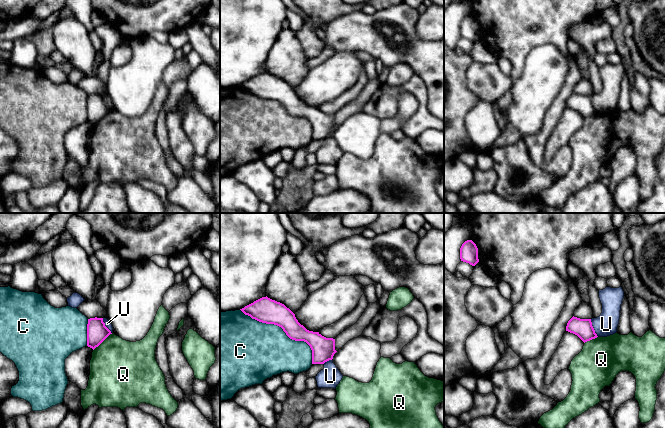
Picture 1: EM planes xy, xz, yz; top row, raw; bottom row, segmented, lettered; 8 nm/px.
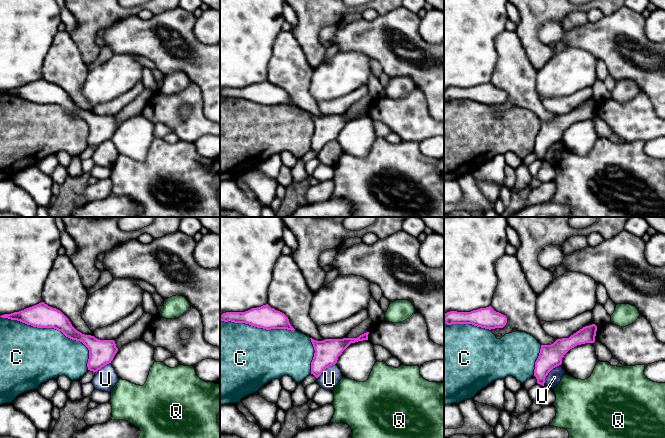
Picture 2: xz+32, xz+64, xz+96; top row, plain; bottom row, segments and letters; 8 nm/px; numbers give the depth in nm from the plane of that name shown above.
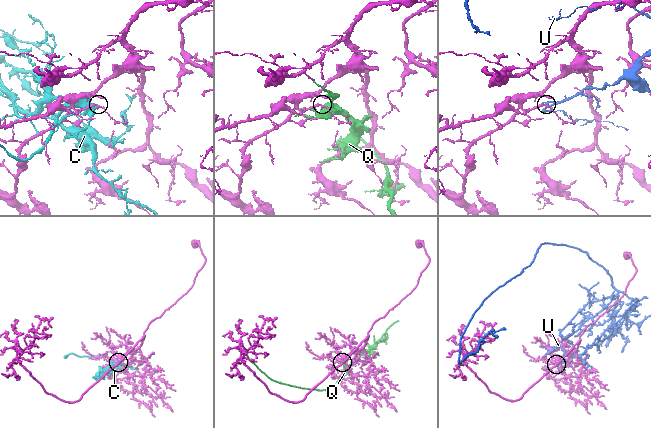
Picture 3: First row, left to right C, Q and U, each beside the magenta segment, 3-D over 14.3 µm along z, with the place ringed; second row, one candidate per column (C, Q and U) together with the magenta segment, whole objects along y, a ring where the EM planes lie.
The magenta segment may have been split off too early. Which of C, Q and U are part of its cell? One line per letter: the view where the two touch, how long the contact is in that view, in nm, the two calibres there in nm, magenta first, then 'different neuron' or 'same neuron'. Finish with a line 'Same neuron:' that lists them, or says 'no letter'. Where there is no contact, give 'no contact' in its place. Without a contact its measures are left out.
C: meets magenta in xz; contact 750 nm long; 200 nm thick on the magenta side, 440 nm on the other; different neuron
Q: meets magenta in xy; contact 220 nm long; 170 nm thick on the magenta side, 460 nm on the other; different neuron
U: meets magenta in yz; contact 160 nm long; 150 nm thick on the magenta side, 180 nm on the other; different neuron
Same neuron: no letter

